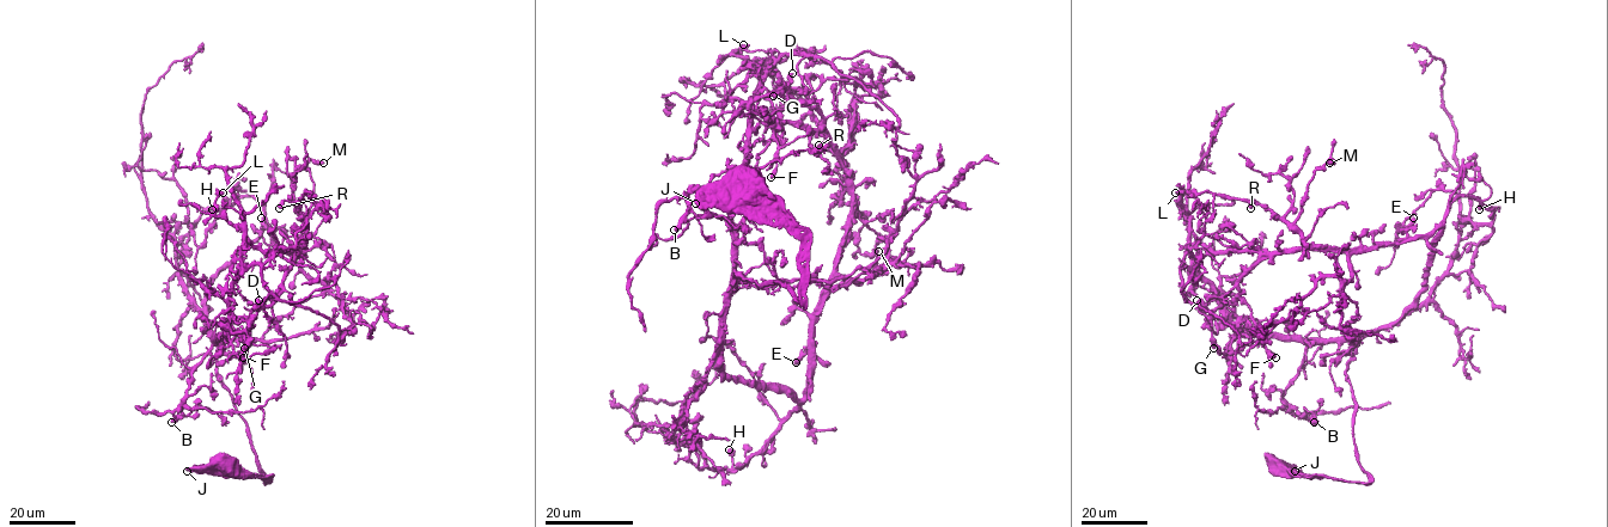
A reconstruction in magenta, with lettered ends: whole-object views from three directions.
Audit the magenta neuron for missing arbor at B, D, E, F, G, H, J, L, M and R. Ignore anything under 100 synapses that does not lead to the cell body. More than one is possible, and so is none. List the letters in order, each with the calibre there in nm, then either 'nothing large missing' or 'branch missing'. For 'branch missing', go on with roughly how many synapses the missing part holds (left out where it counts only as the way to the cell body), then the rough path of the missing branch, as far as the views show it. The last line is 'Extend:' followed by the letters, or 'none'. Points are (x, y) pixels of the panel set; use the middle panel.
B: 550 nm | nothing large missing
D: 650 nm | nothing large missing
E: 550 nm | nothing large missing
F: 550 nm | nothing large missing
G: 500 nm | nothing large missing
H: 500 nm | nothing large missing
J: 650 nm | nothing large missing
L: 500 nm | nothing large missing
M: 480 nm | nothing large missing
R: 650 nm | nothing large missing
Extend: none

